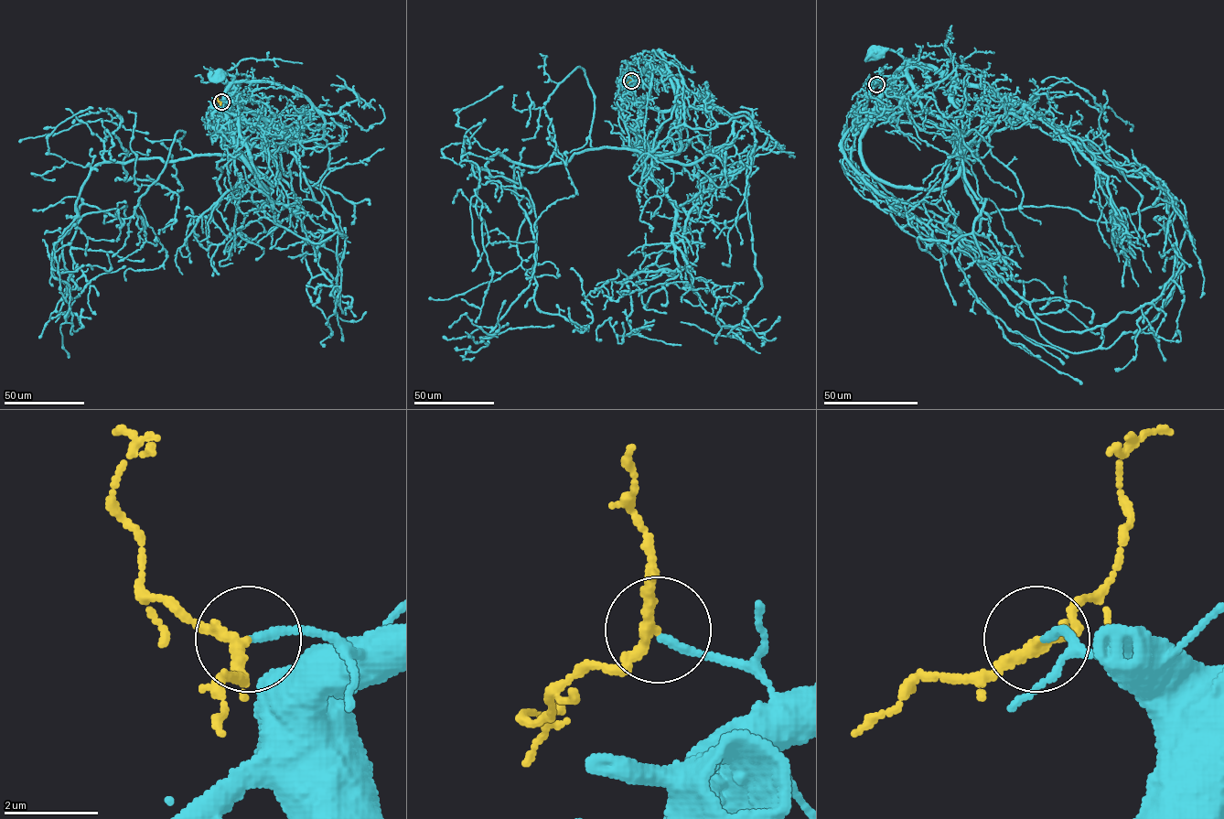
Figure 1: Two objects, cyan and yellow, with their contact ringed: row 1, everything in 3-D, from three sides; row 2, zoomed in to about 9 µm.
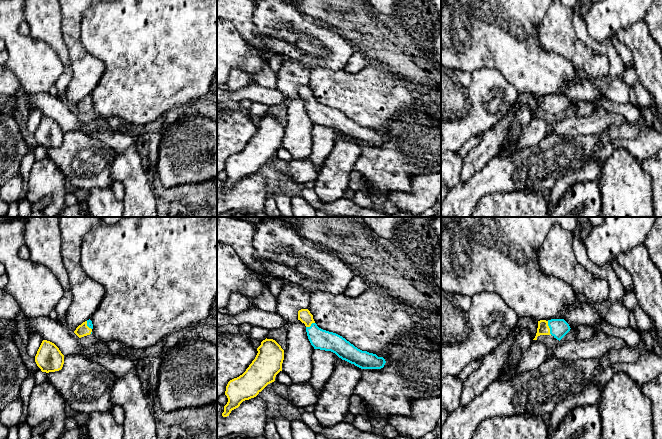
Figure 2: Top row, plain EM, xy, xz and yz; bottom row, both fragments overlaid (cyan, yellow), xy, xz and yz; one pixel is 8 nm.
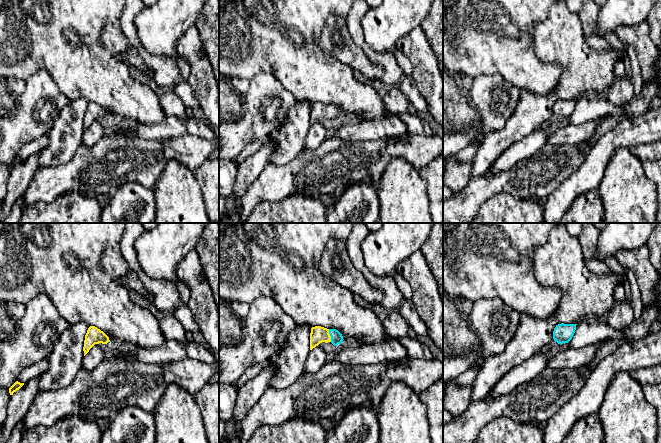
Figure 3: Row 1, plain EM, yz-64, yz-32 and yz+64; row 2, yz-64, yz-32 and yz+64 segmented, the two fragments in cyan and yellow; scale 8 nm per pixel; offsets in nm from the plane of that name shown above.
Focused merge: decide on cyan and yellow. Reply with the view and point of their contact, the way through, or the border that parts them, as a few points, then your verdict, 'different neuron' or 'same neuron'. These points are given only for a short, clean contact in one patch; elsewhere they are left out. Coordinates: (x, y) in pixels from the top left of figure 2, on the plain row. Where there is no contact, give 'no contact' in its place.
contact yz (549, 103); way yz (559, 104), (549, 103), (543, 105); same neuron

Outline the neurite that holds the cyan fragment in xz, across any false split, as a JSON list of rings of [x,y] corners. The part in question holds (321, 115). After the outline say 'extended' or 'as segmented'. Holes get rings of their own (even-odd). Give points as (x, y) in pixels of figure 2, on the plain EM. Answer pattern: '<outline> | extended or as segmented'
[[[308,85],[298,87],[298,96],[305,100],[308,115],[314,125],[331,127],[342,136],[361,145],[381,145],[384,143],[386,137],[383,133],[362,127],[342,112],[319,104]]] | extended

